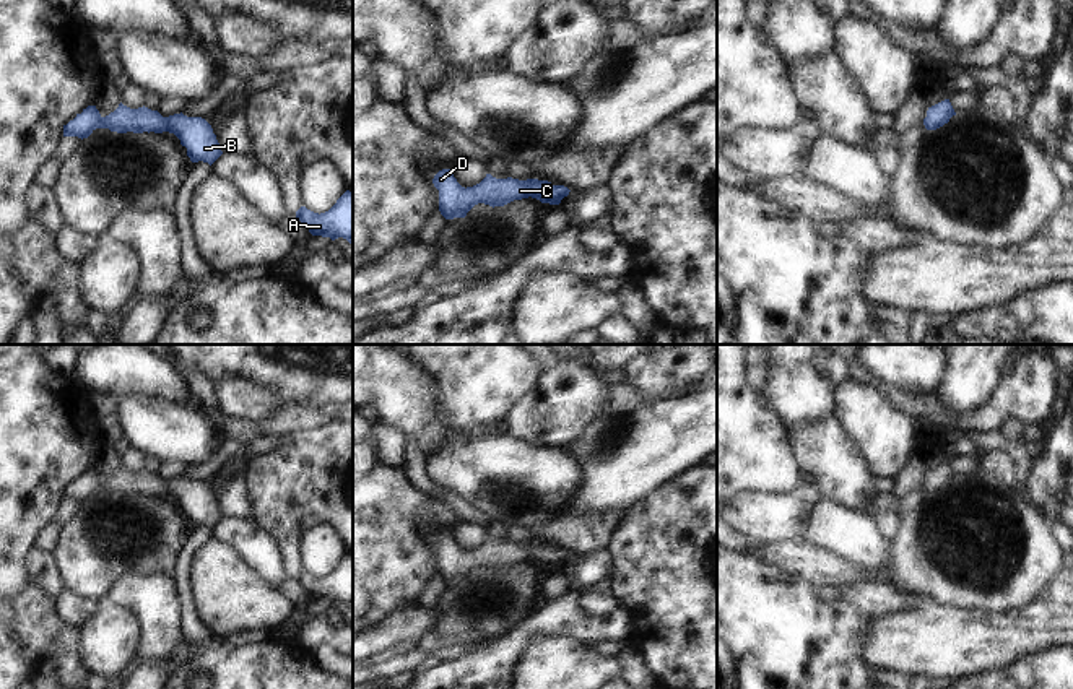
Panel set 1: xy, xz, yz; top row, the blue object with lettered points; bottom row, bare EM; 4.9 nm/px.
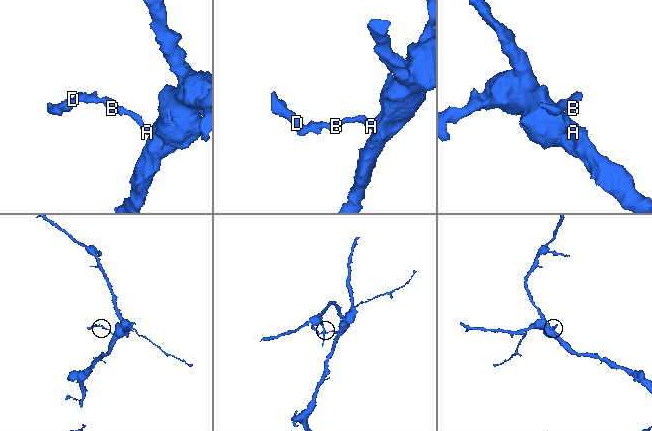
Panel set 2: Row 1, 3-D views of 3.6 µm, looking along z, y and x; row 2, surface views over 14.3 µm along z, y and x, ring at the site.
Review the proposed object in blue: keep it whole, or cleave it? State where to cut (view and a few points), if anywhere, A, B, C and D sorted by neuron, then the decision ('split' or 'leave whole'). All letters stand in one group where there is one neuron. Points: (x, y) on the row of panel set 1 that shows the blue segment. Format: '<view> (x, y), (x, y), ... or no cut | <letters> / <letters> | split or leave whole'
no cut | A B C D | leave whole

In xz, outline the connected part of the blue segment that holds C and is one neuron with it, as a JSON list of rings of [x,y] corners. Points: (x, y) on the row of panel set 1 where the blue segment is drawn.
[[[452,169],[439,171],[432,184],[439,190],[439,211],[445,219],[465,218],[478,203],[494,208],[528,197],[541,203],[559,205],[571,192],[567,187],[553,185],[548,180],[496,179],[491,174],[486,174],[480,184],[465,188],[457,182]]]

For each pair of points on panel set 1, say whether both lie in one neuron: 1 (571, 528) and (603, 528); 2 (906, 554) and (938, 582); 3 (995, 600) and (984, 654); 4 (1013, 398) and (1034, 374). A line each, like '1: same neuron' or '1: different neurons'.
1: same neuron
2: same neuron
3: different neurons
4: same neuron

